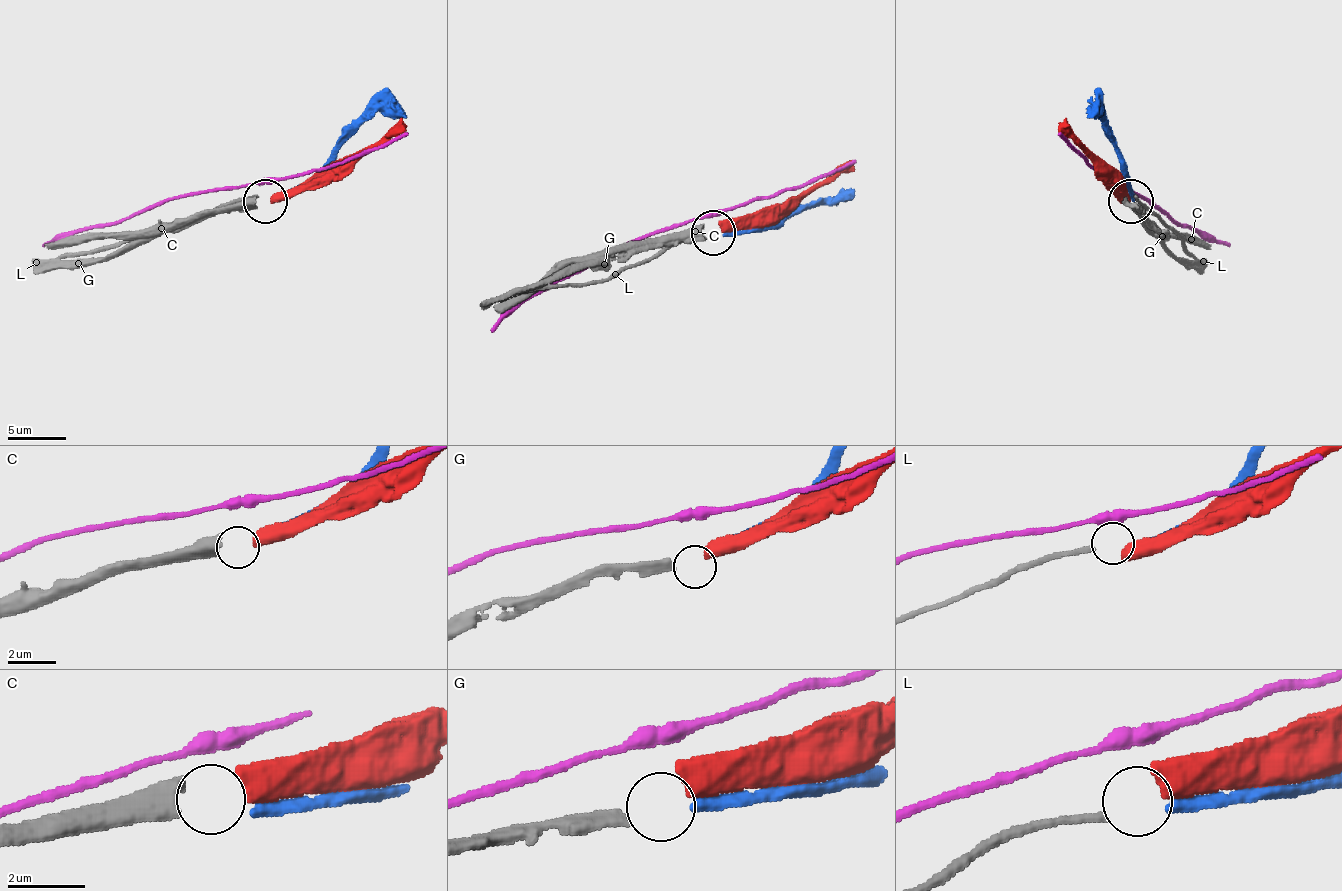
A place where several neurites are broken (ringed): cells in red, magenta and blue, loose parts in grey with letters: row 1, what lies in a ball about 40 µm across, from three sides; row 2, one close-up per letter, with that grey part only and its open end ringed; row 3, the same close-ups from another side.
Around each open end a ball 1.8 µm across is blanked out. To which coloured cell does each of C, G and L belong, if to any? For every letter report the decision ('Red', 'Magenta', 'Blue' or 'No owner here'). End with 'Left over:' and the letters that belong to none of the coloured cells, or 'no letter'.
C: Red
G: Blue
L: No owner here
Left over: L

